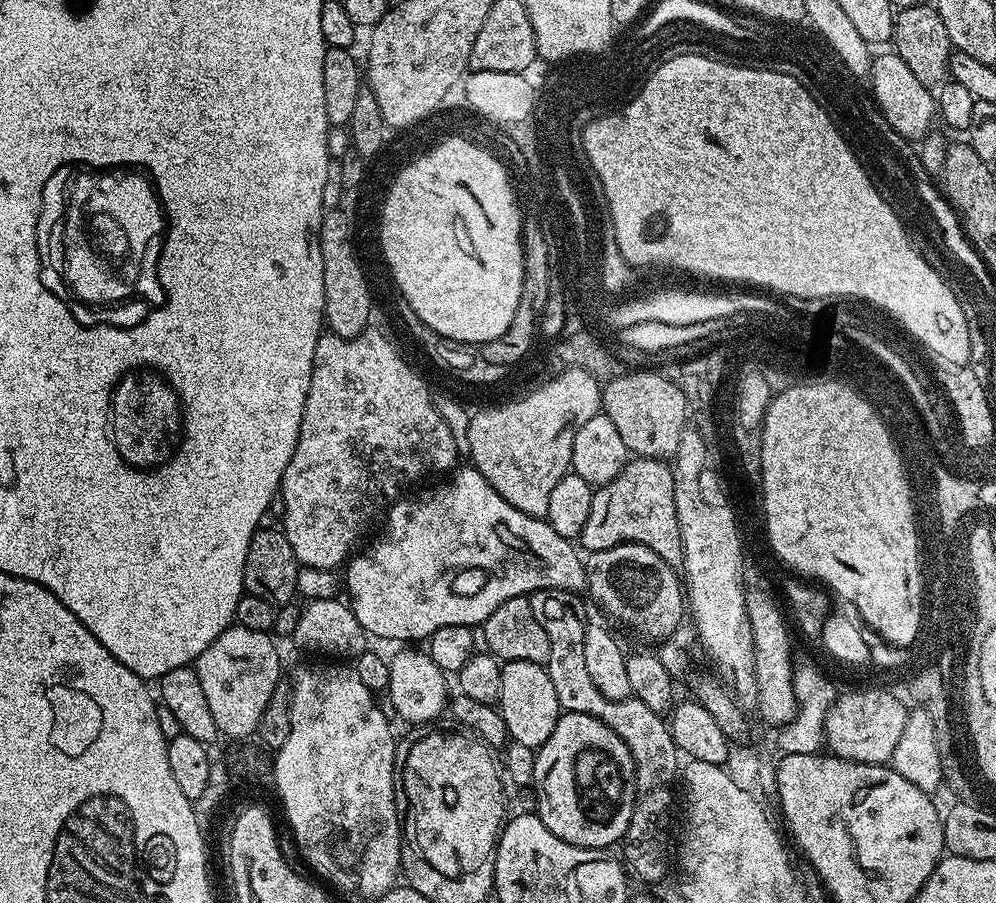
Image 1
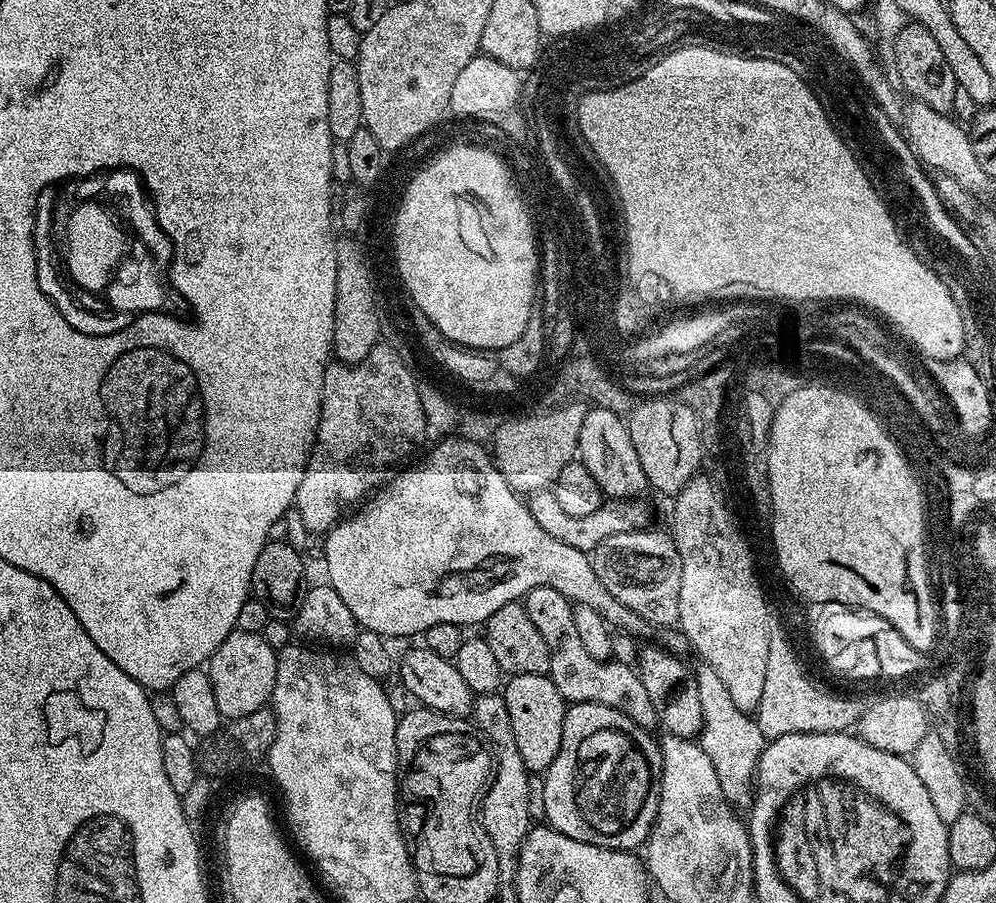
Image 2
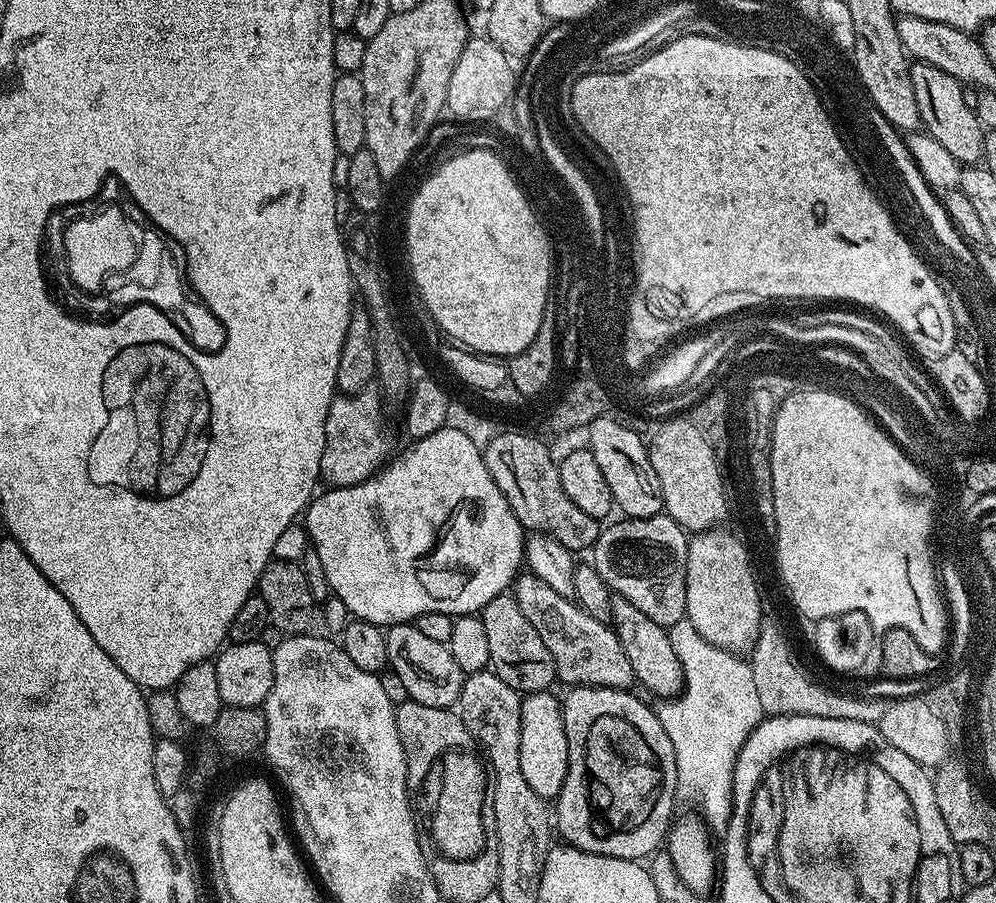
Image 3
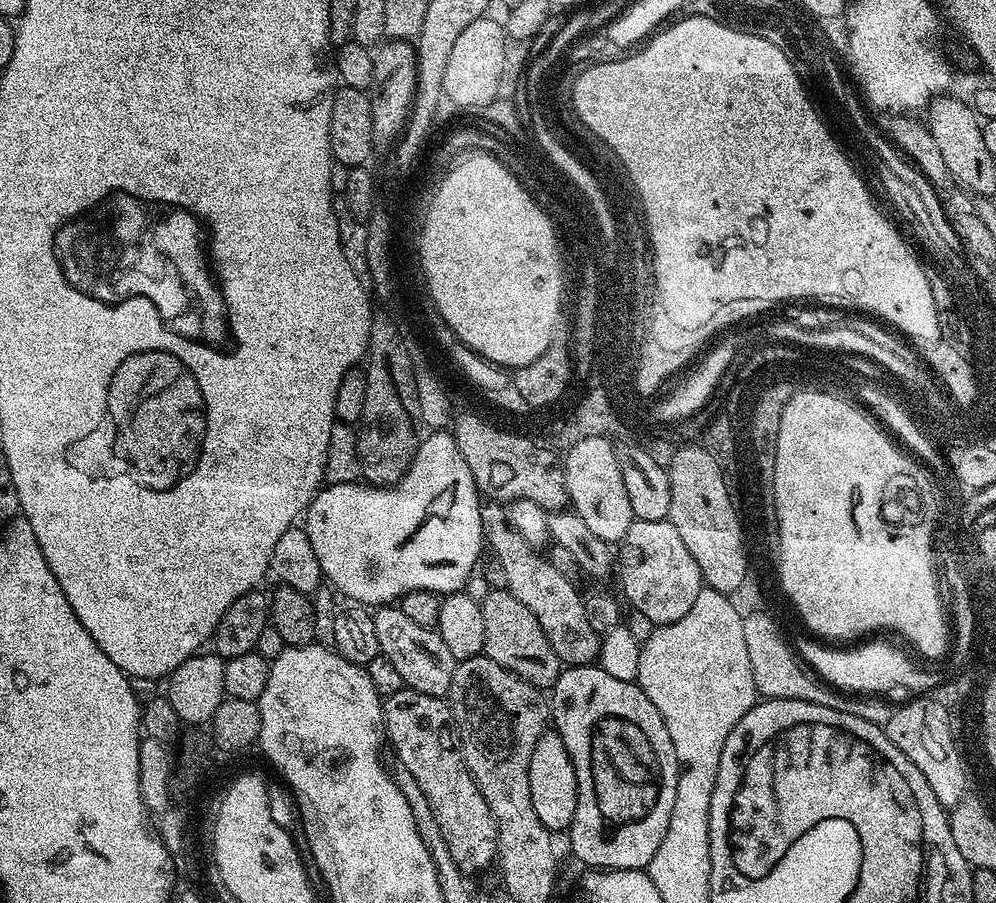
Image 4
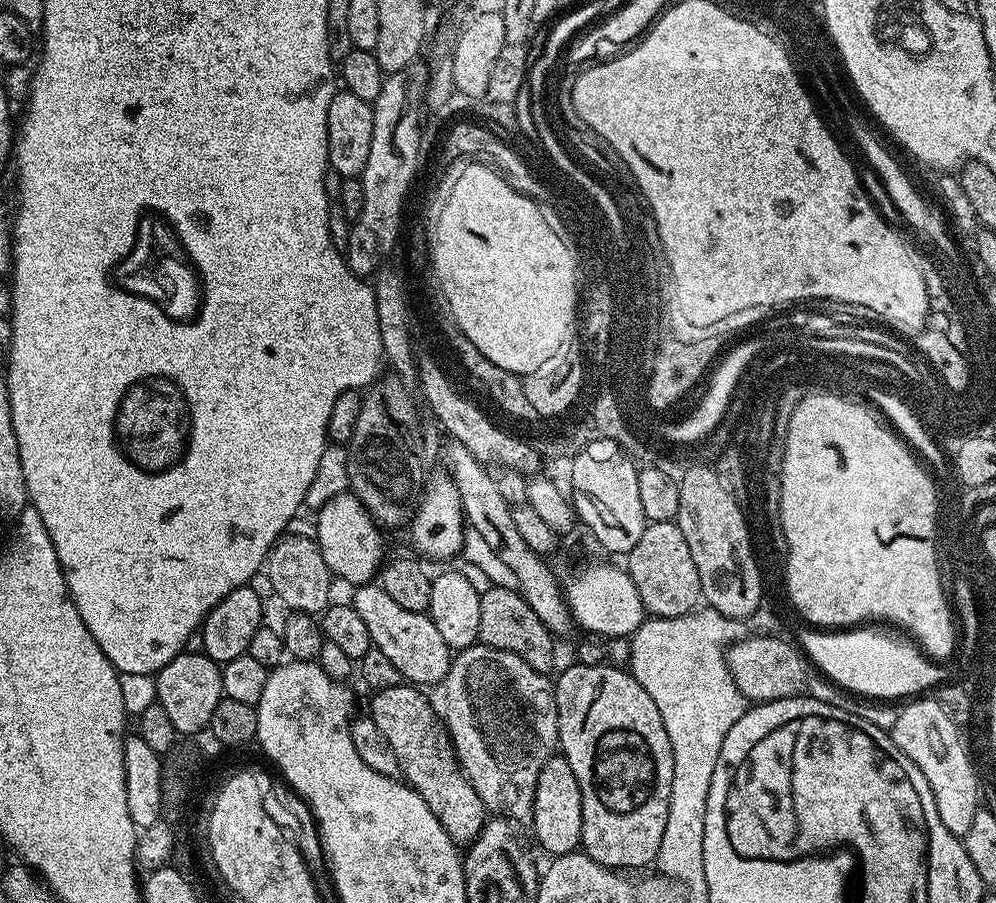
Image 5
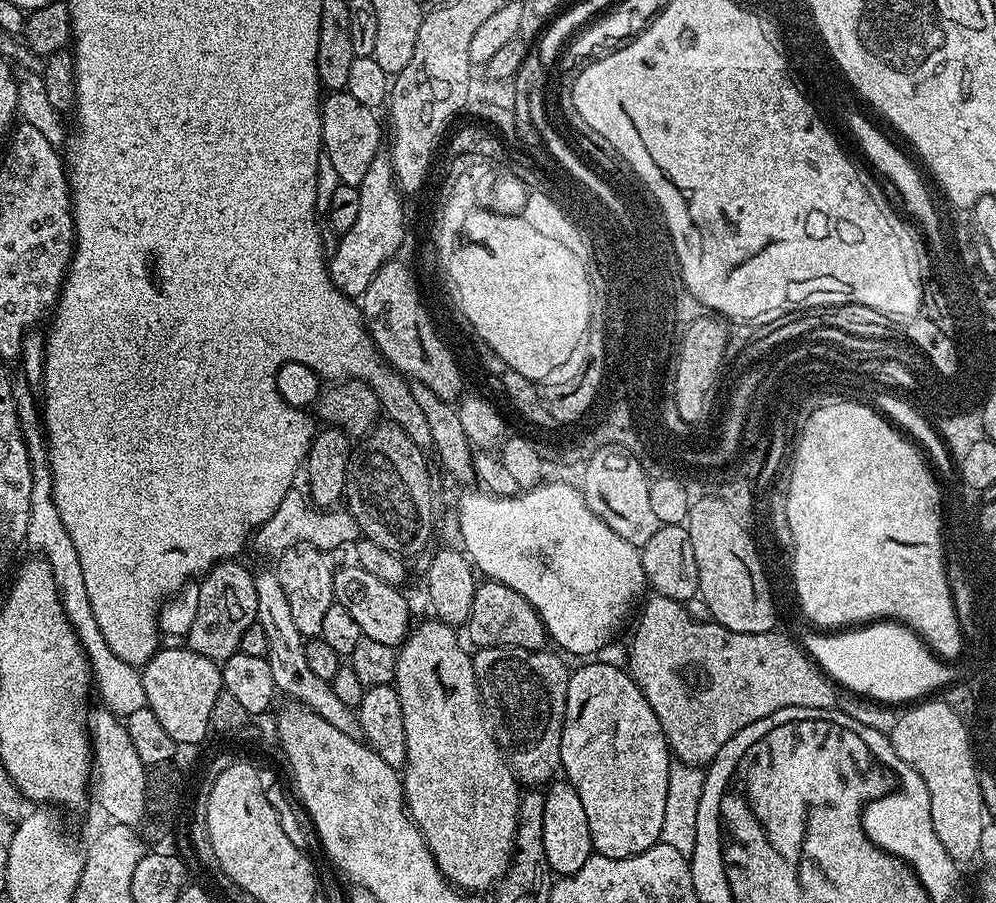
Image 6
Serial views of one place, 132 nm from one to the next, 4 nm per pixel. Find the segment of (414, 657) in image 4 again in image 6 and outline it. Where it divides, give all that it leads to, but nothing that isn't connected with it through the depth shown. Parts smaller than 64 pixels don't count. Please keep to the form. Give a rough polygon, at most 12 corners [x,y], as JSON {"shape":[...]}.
{"shape":[[337,567],[332,599],[361,637],[393,646],[413,627],[401,589]]}

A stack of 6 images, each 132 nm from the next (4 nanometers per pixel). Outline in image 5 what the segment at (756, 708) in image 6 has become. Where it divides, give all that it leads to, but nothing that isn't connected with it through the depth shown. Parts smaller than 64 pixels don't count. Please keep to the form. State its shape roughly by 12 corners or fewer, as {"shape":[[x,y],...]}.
{"shape":[[737,640],[728,669],[745,700],[801,695],[810,679],[797,645]]}

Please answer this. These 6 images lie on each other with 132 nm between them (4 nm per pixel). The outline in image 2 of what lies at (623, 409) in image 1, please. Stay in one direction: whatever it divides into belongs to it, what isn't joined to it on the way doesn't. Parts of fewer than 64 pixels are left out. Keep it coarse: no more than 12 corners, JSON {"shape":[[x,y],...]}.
{"shape":[[657,401],[628,429],[649,485],[682,491],[703,462],[692,413]]}

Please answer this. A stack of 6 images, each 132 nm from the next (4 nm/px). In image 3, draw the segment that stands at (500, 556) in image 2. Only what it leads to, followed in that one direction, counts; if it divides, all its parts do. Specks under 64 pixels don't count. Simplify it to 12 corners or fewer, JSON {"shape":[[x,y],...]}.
{"shape":[[463,427],[309,503],[331,595],[479,614],[526,529]]}

